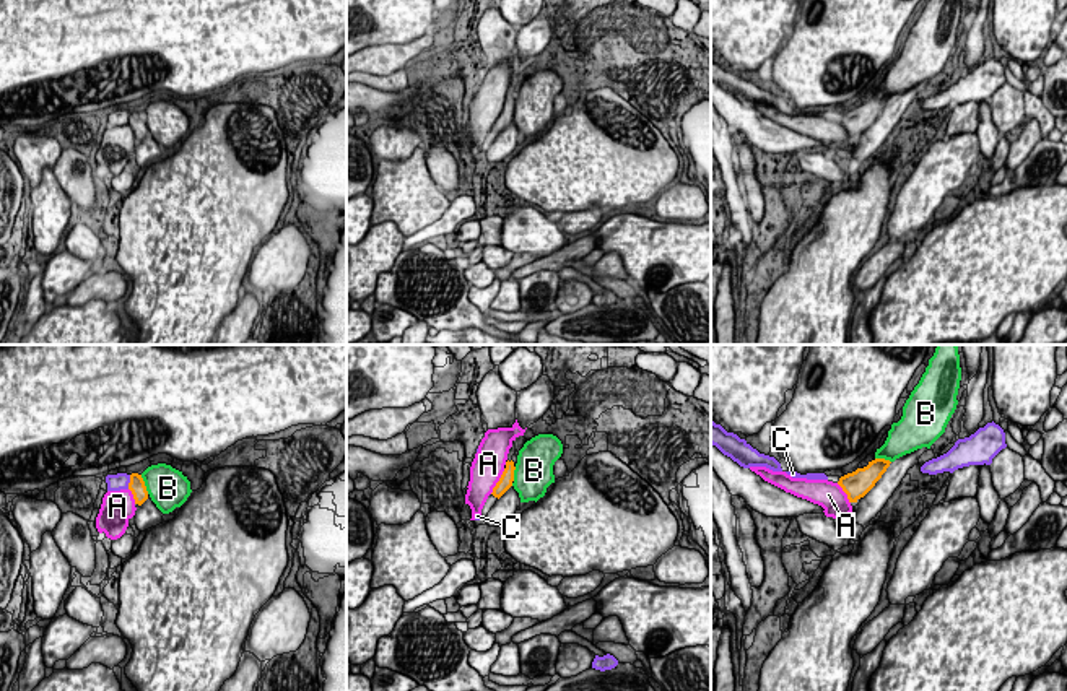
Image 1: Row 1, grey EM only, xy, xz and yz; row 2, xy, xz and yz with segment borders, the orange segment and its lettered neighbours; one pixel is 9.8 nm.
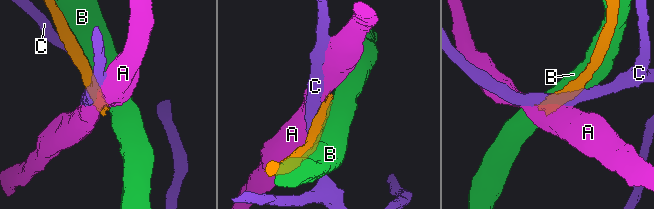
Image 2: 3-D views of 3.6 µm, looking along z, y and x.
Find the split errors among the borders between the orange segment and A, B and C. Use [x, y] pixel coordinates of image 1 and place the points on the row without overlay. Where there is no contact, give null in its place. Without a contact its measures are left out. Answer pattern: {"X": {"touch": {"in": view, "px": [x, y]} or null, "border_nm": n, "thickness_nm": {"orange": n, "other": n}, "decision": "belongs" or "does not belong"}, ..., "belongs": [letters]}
{"A": {"touch": {"in": "xz", "px": [498, 117]}, "border_nm": 300, "thickness_nm": {"orange": 140, "other": 320}, "decision": "does not belong"}, "B": {"touch": {"in": "xy", "px": [143, 121]}, "border_nm": 200, "thickness_nm": {"orange": 160, "other": 400}, "decision": "does not belong"}, "C": {"touch": {"in": "xy", "px": [130, 117]}, "border_nm": 150, "thickness_nm": {"orange": 160, "other": 160}, "decision": "does not belong"}, "belongs": []}

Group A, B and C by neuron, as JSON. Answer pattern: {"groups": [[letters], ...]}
{"groups": [["A"], ["B"], ["C"]]}

